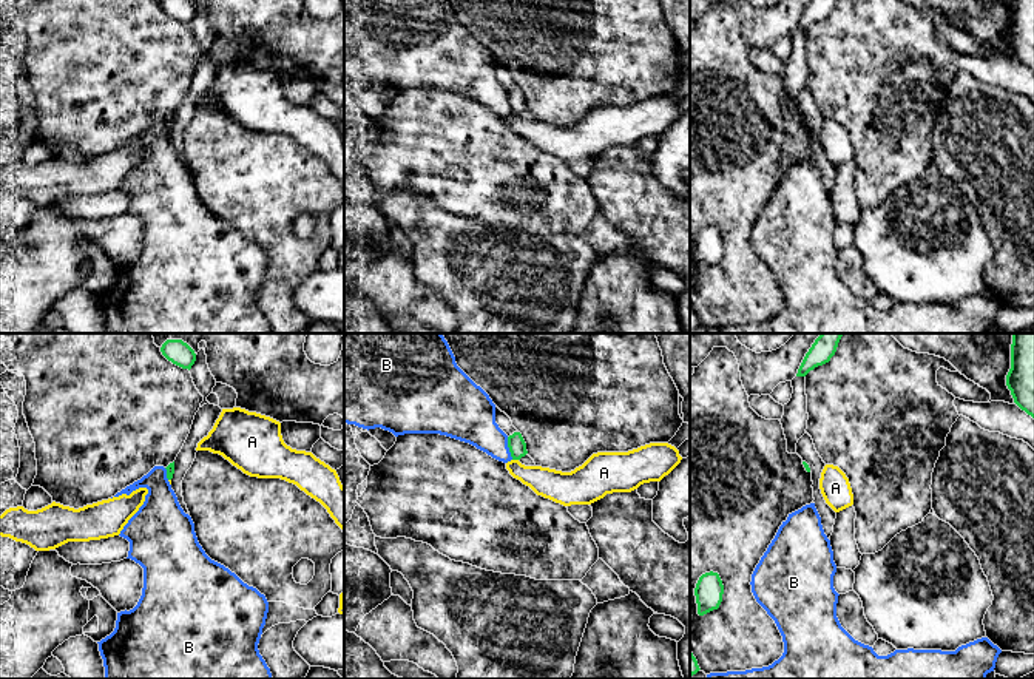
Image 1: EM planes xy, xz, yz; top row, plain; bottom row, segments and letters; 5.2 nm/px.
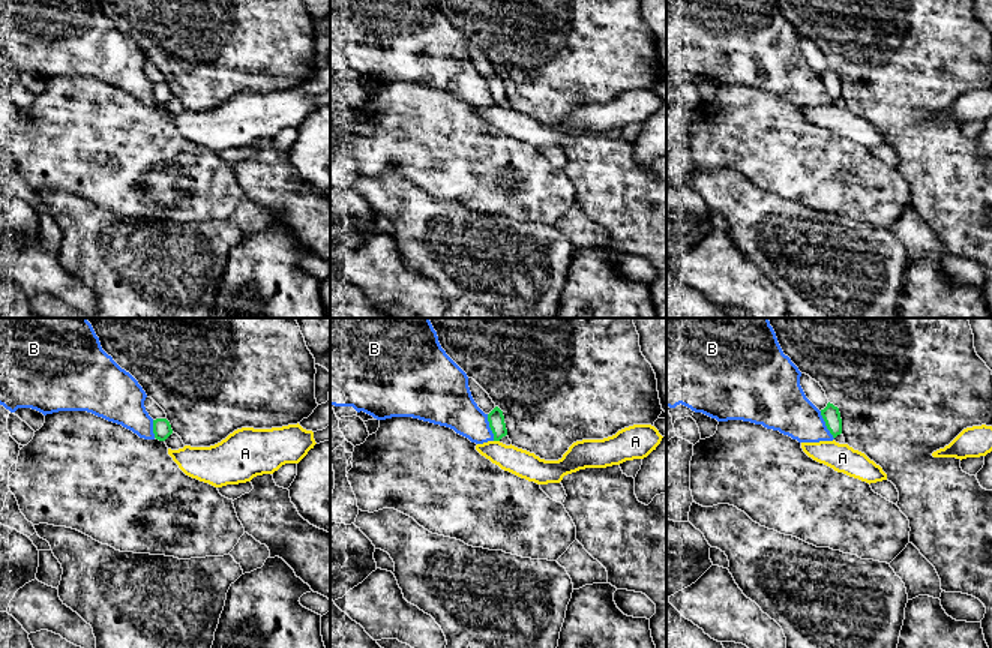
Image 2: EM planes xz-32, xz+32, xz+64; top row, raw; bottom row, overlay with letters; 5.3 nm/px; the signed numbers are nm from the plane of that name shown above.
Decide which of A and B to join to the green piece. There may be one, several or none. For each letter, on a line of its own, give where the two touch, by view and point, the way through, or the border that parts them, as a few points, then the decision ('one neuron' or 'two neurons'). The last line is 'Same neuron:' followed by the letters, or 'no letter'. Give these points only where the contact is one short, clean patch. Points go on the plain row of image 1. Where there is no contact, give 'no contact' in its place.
A: contact xz (516, 113); border xz (513, 113), (517, 114); two neurons
B: contact xz (508, 101); two neurons
Same neuron: no letter

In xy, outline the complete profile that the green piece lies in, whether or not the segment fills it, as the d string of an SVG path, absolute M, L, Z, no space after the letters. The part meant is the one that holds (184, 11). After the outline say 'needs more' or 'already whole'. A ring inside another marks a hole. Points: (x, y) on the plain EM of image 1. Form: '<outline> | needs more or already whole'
M162 0L162 9L173 19L182 23L191 23L196 15L196 8L190 0Z | already whole

